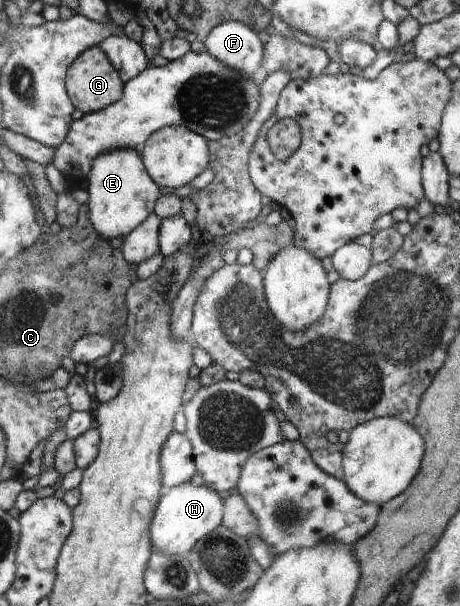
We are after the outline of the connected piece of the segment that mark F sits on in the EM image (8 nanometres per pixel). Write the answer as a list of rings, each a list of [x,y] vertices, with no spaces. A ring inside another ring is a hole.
[[[223,22],[205,39],[205,51],[223,65],[253,79],[262,64],[264,47],[258,31],[239,22]]]

